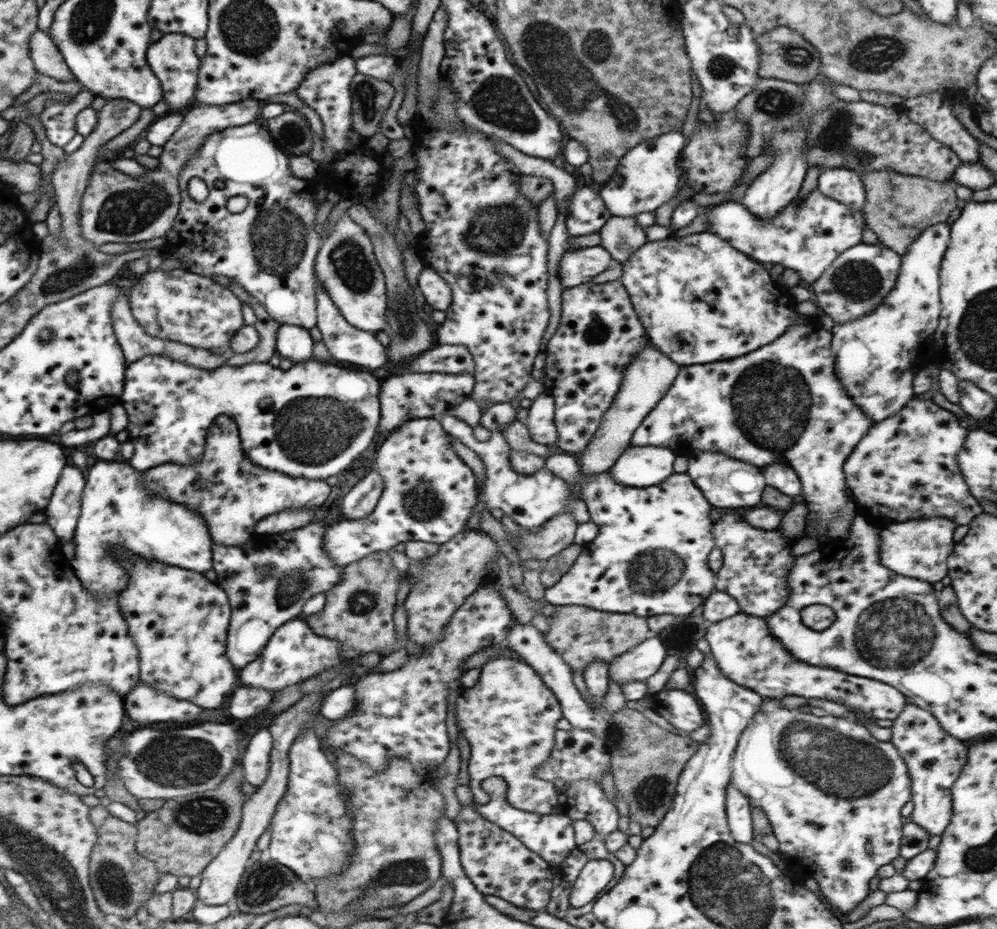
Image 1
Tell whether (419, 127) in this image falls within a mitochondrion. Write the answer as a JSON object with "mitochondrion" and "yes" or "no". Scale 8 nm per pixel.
{"mitochondrion":"no"}

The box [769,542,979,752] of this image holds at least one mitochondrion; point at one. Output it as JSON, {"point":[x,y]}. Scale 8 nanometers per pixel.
{"point":[895,634]}

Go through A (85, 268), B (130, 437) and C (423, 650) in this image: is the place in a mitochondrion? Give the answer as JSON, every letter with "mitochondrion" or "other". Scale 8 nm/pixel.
{"A":"mitochondrion","B":"other","C":"other"}

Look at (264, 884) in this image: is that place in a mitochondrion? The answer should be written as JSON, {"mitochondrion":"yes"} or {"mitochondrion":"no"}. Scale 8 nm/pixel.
{"mitochondrion":"yes"}

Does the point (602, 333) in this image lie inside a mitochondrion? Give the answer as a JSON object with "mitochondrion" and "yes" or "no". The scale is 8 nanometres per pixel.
{"mitochondrion":"yes"}

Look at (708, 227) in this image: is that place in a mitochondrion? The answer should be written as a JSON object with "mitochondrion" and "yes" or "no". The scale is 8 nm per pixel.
{"mitochondrion":"no"}

